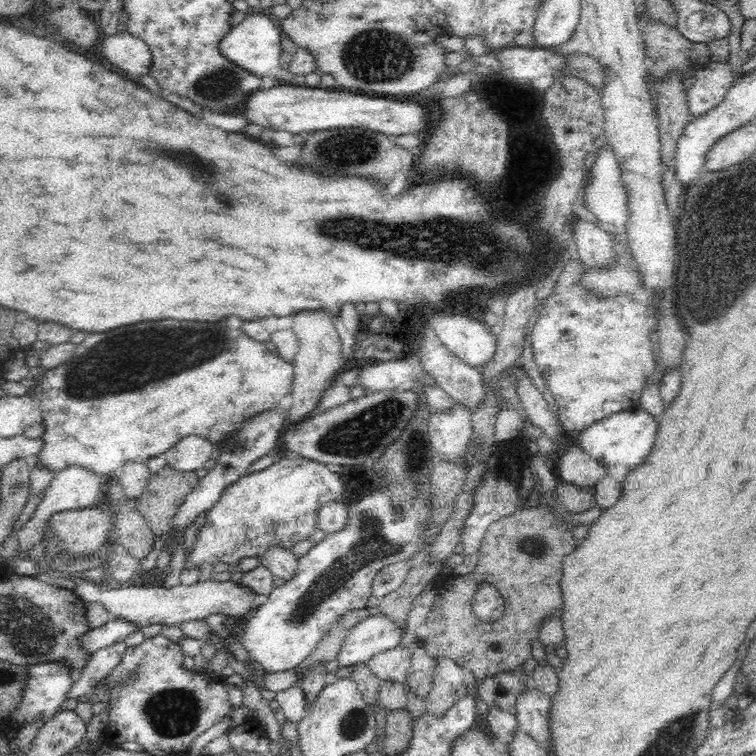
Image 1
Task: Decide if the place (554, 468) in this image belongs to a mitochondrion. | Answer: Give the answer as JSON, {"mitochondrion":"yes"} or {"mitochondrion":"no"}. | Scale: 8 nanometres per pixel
{"mitochondrion":"no"}

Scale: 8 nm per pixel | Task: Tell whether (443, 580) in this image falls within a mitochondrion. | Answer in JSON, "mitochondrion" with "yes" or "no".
{"mitochondrion":"no"}

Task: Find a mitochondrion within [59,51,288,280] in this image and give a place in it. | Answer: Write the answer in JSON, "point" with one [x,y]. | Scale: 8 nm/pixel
{"point":[217,85]}

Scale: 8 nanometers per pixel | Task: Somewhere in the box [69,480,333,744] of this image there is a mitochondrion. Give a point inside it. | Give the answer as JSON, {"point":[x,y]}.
{"point":[172,713]}

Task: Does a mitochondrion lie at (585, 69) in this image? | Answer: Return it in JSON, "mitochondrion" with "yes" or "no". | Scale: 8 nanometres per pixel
{"mitochondrion":"yes"}

